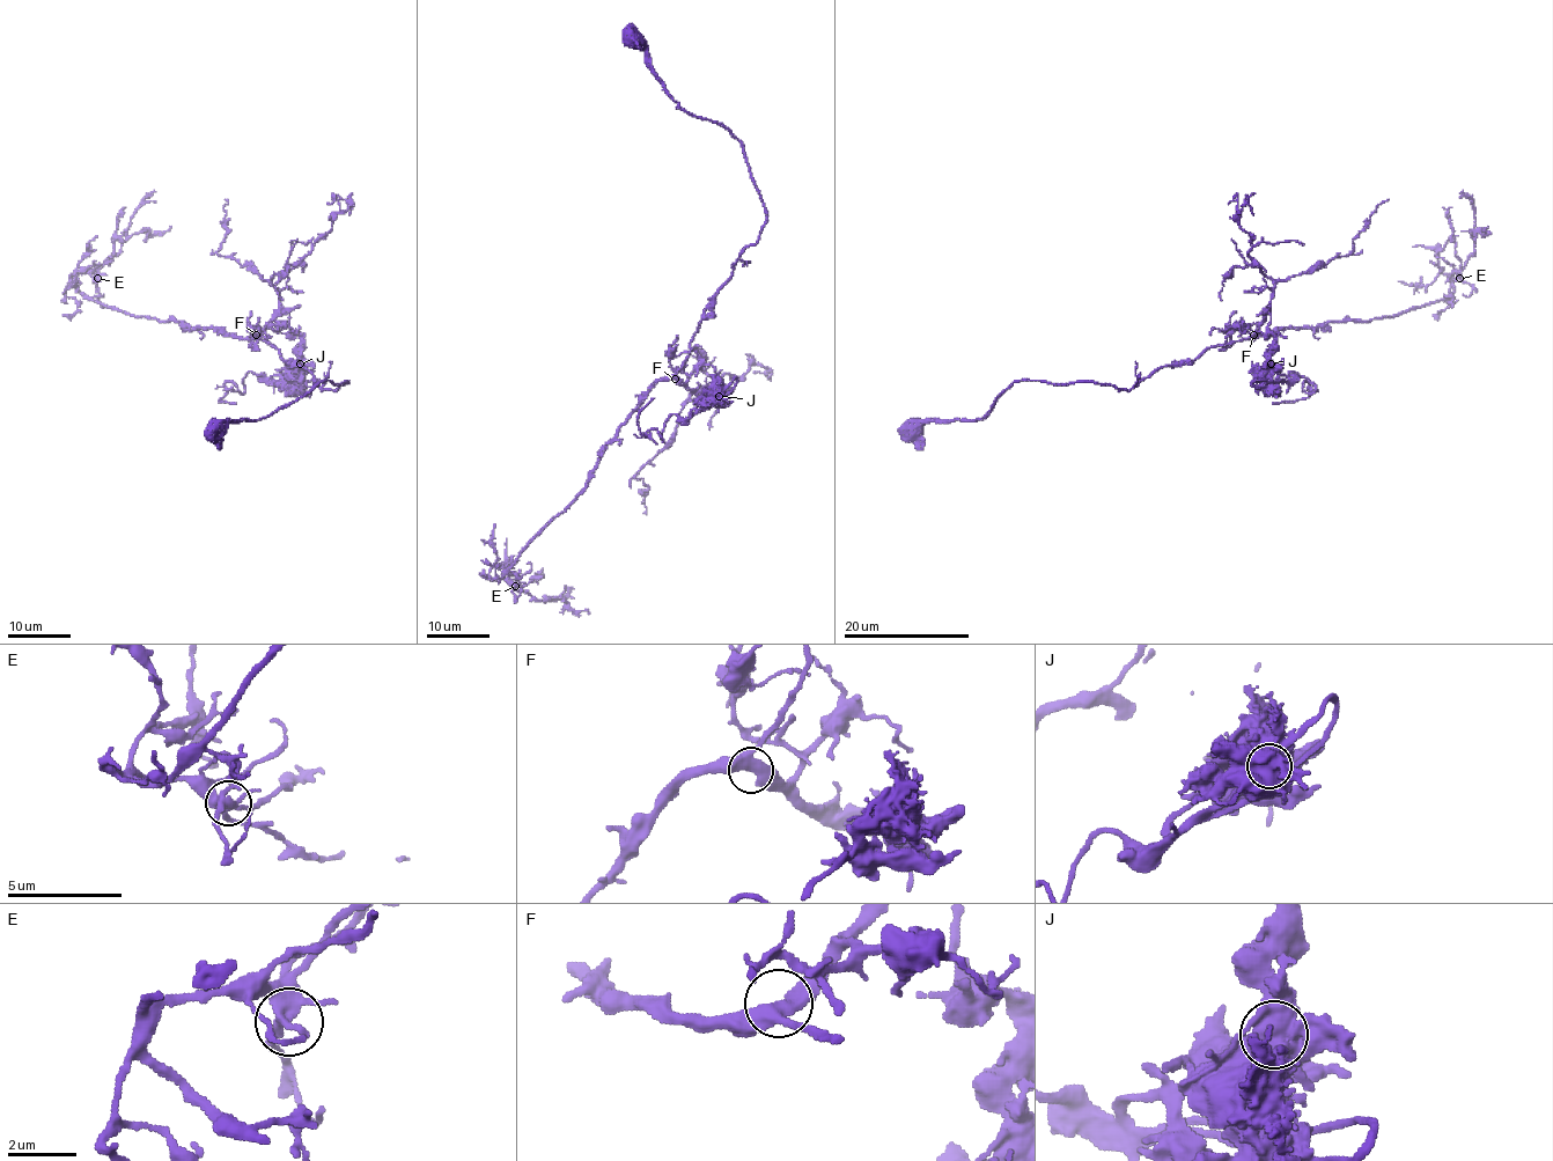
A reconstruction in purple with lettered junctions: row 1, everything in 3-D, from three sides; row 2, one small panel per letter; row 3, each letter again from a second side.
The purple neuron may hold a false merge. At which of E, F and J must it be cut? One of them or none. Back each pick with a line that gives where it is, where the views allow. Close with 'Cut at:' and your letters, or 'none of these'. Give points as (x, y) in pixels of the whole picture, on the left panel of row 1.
J: (300, 364)
Cut at: J

